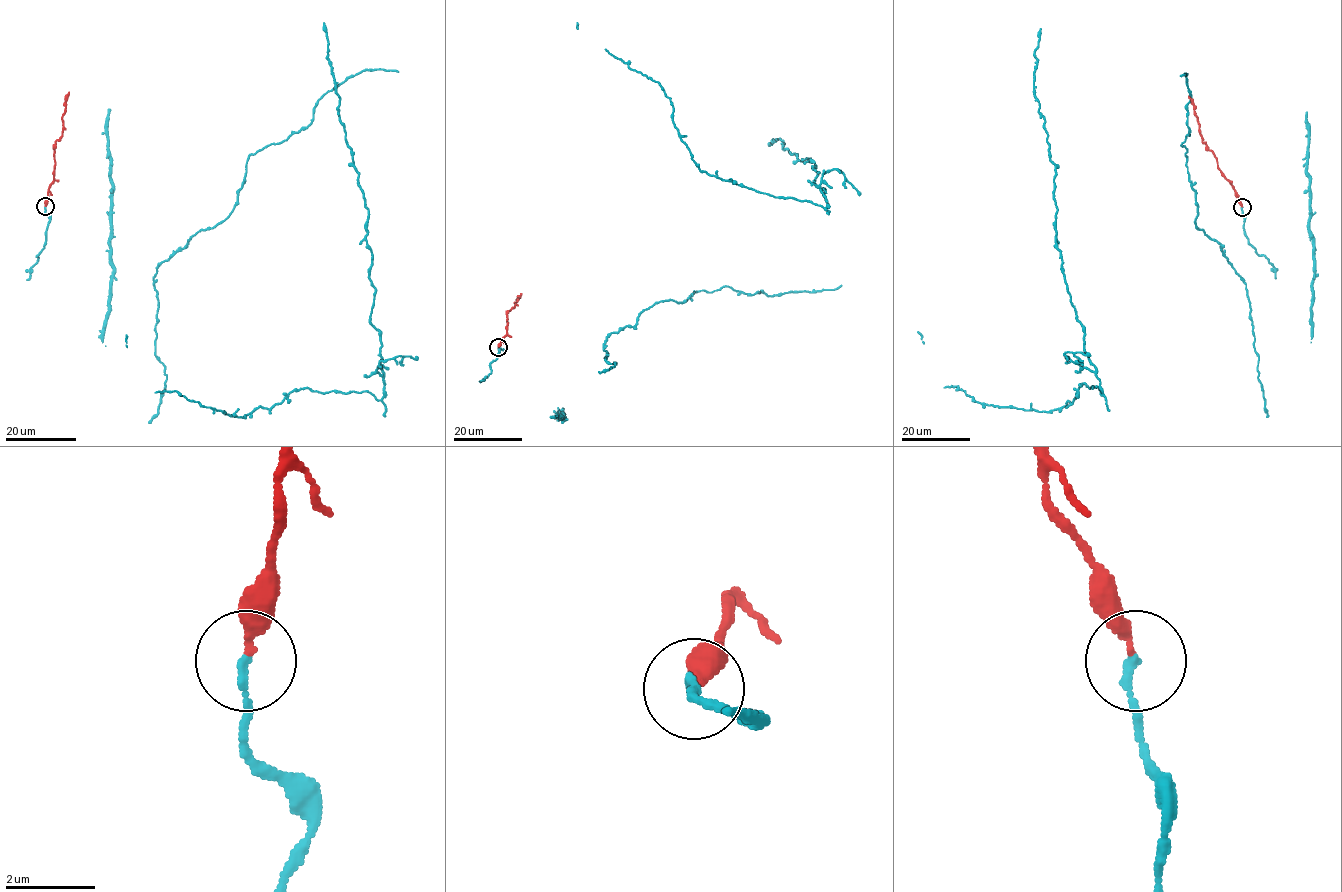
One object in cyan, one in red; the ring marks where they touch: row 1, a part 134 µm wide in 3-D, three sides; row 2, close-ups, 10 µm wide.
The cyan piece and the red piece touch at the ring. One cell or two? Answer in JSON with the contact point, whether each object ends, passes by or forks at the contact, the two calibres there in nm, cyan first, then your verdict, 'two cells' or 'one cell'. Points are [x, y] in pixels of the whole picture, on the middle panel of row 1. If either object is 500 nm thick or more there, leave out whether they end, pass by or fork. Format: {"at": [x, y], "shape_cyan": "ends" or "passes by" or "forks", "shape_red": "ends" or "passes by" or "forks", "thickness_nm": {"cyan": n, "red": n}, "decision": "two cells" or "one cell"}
{"at": [498, 347], "shape_cyan": "ends", "shape_red": "ends", "thickness_nm": {"cyan": 200, "red": 280}, "decision": "two cells"}

